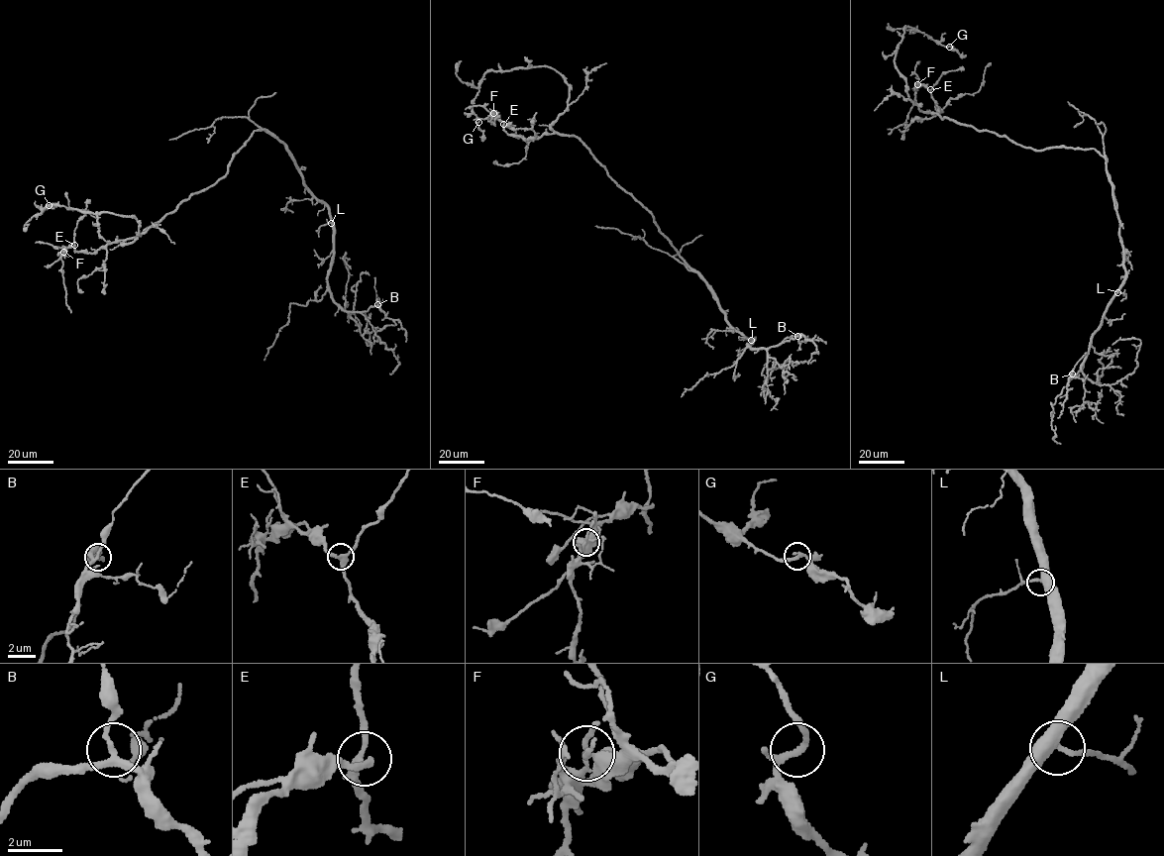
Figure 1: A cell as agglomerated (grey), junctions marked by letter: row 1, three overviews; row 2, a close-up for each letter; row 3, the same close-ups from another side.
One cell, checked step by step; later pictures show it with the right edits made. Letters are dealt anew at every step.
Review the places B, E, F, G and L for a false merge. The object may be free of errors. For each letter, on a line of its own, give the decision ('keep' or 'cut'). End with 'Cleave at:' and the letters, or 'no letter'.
B: keep
E: keep
F: cut
G: keep
L: keep
Cleave at: F

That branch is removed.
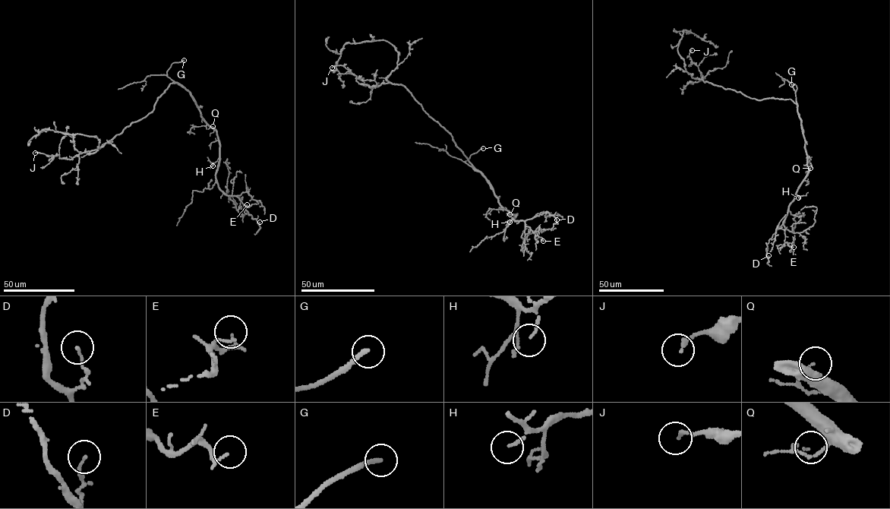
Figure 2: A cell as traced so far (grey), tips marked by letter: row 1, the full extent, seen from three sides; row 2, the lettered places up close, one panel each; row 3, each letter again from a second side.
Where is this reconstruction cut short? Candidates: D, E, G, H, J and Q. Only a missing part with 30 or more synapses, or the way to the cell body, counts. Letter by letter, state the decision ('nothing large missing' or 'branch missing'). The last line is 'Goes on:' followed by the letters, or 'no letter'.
D: nothing large missing
E: nothing large missing
G: branch missing
H: nothing large missing
J: nothing large missing
Q: nothing large missing
Goes on: G

